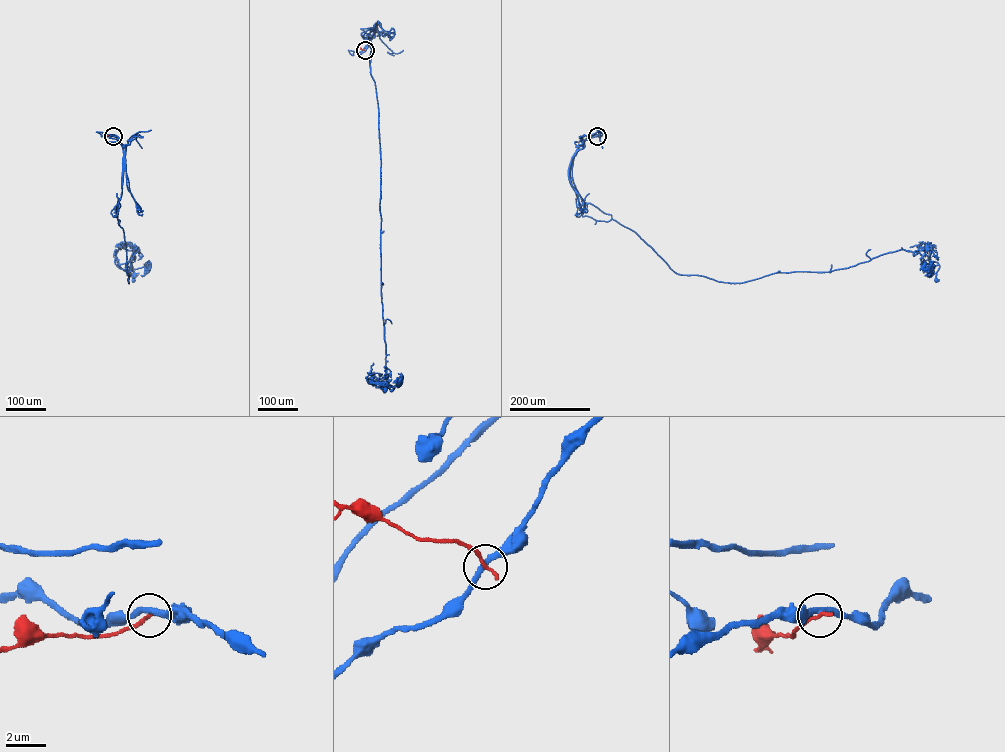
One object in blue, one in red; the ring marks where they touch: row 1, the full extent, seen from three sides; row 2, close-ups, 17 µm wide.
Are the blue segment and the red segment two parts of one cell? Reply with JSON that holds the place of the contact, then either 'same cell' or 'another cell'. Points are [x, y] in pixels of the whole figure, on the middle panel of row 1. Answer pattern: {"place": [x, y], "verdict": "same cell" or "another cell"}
{"place": [365, 50], "verdict": "another cell"}

